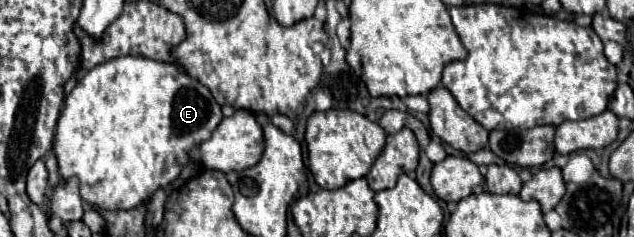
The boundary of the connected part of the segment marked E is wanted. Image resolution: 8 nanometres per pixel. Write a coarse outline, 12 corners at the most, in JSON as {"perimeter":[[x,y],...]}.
{"perimeter":[[178,65],[90,69],[56,125],[62,179],[134,209],[222,111]]}

